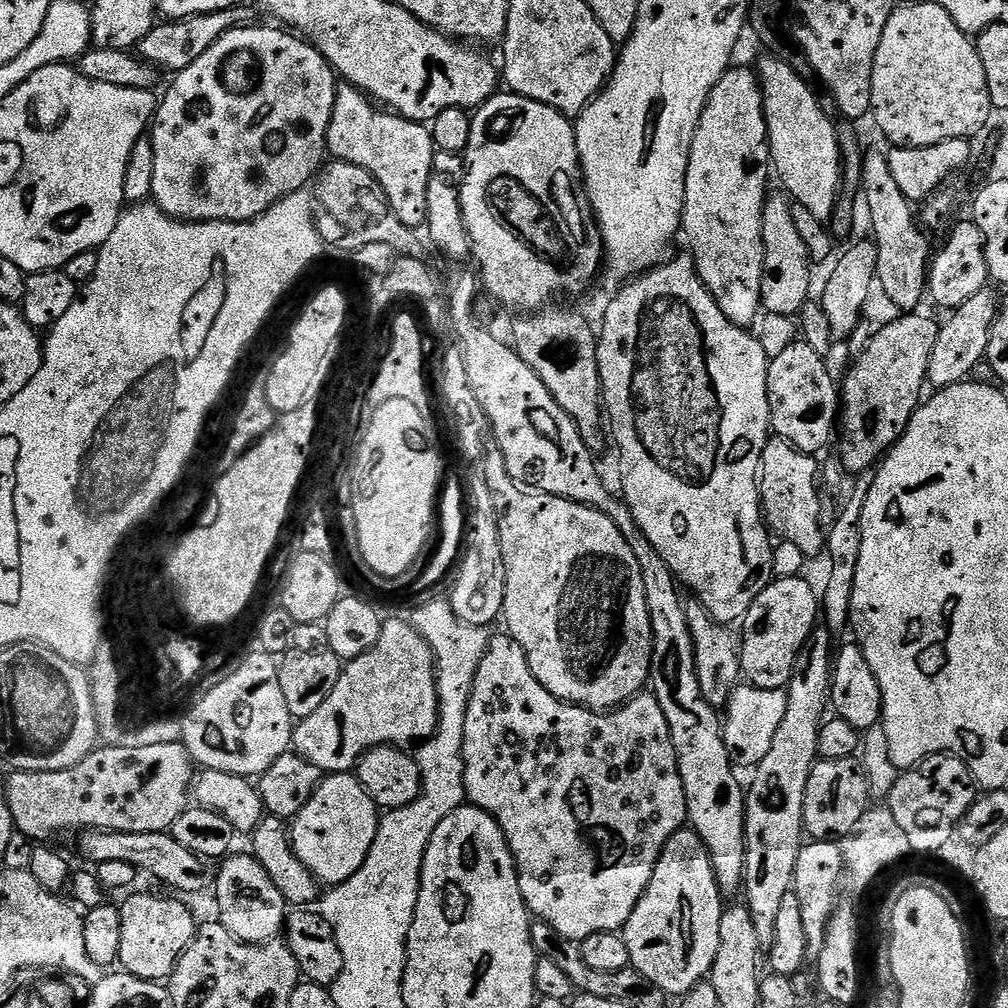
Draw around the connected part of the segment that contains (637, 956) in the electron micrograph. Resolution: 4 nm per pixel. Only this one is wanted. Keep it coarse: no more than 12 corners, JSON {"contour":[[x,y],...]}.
{"contour":[[691,830],[666,842],[622,929],[669,997],[711,973],[726,900]]}

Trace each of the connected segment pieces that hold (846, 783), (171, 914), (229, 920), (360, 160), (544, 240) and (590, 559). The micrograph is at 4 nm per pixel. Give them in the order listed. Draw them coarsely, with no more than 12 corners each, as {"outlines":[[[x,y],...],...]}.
{"outlines":[[[817,759],[804,830],[836,842],[861,827],[867,778],[855,759]],[[183,899],[119,905],[119,967],[167,981],[198,923]],[[256,857],[216,876],[218,922],[241,944],[286,928],[284,895]],[[336,89],[328,150],[368,171],[408,228],[438,157],[423,123]],[[507,90],[475,109],[458,191],[484,288],[576,300],[573,121]],[[611,515],[495,517],[507,635],[557,700],[645,691],[646,586]]]}

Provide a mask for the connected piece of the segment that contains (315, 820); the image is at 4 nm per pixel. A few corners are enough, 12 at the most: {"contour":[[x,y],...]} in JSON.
{"contour":[[328,774],[291,821],[292,853],[347,884],[381,813],[355,774]]}

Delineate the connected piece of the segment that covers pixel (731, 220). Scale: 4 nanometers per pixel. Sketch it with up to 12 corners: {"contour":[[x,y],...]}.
{"contour":[[757,73],[714,86],[683,235],[732,324],[762,312],[770,146]]}

